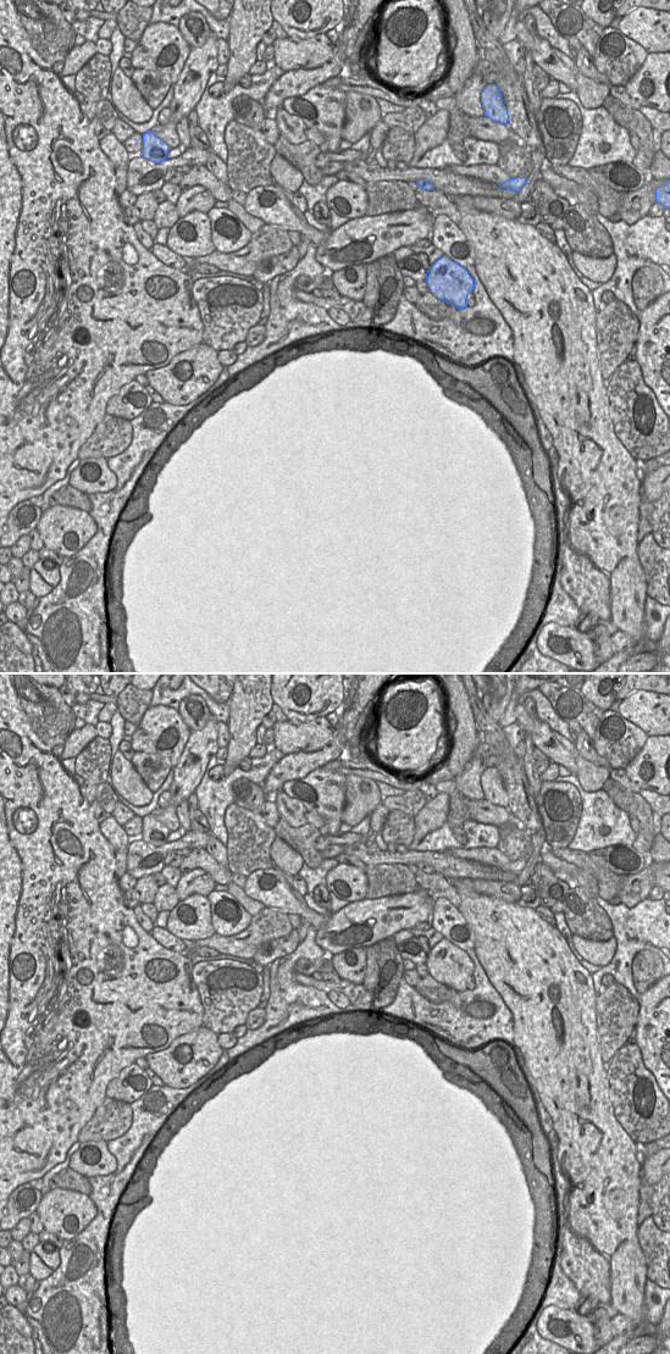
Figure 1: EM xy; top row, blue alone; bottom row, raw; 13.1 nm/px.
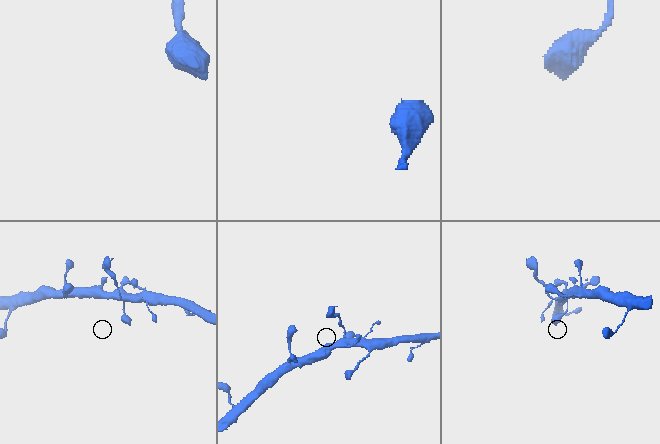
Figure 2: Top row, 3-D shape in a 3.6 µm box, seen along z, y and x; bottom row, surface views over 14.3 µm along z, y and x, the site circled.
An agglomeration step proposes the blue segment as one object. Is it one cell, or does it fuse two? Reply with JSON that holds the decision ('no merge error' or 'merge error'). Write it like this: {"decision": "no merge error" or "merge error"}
{"decision": "no merge error"}

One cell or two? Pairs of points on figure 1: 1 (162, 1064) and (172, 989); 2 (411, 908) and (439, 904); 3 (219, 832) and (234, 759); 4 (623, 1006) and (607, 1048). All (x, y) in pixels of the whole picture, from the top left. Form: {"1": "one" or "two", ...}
{"1": "two", "2": "two", "3": "two", "4": "one"}

